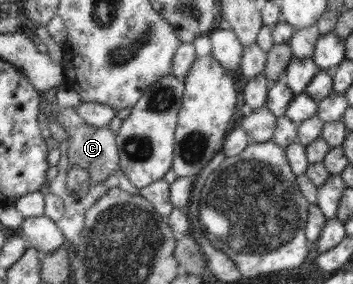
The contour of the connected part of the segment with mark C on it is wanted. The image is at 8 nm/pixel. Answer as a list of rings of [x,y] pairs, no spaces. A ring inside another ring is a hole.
[[[75,108],[59,109],[54,116],[54,121],[63,125],[67,131],[67,158],[68,168],[78,166],[88,172],[90,186],[104,182],[113,175],[119,168],[119,155],[117,150],[117,132],[109,127],[93,127],[83,121],[77,114]]]

